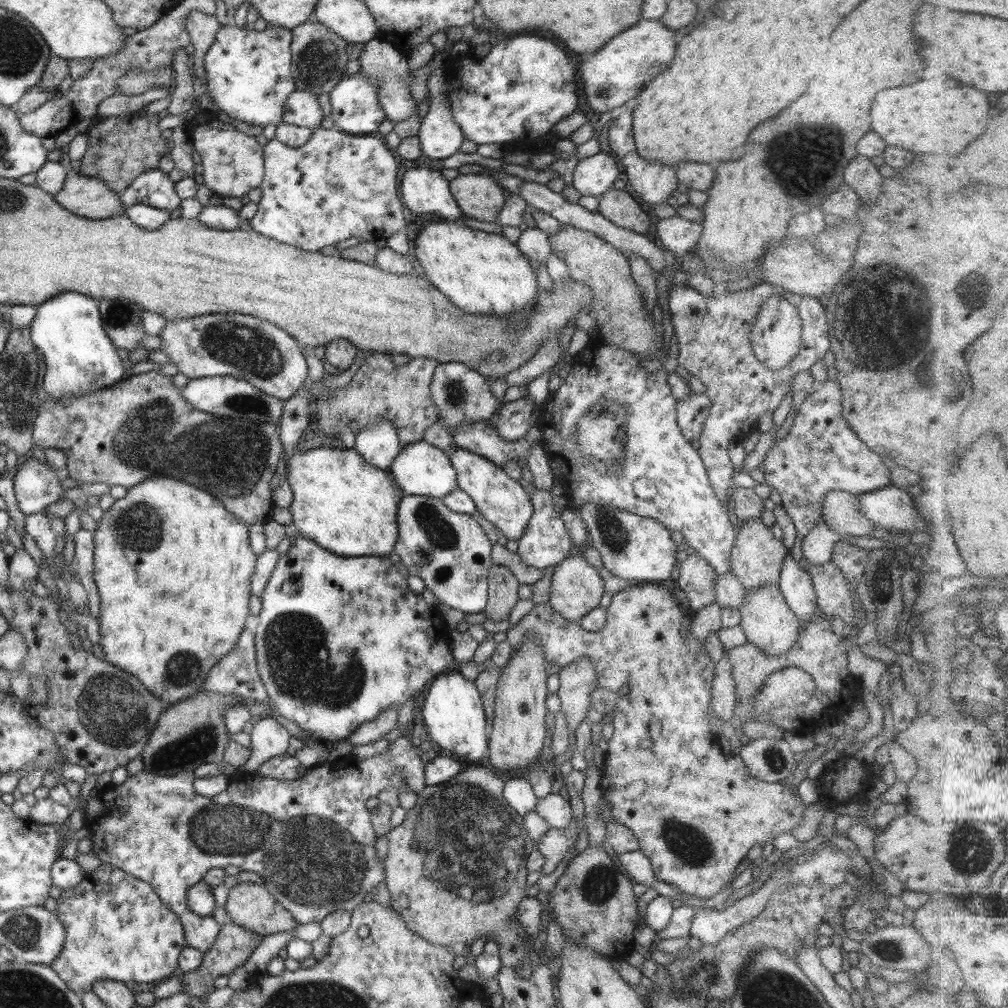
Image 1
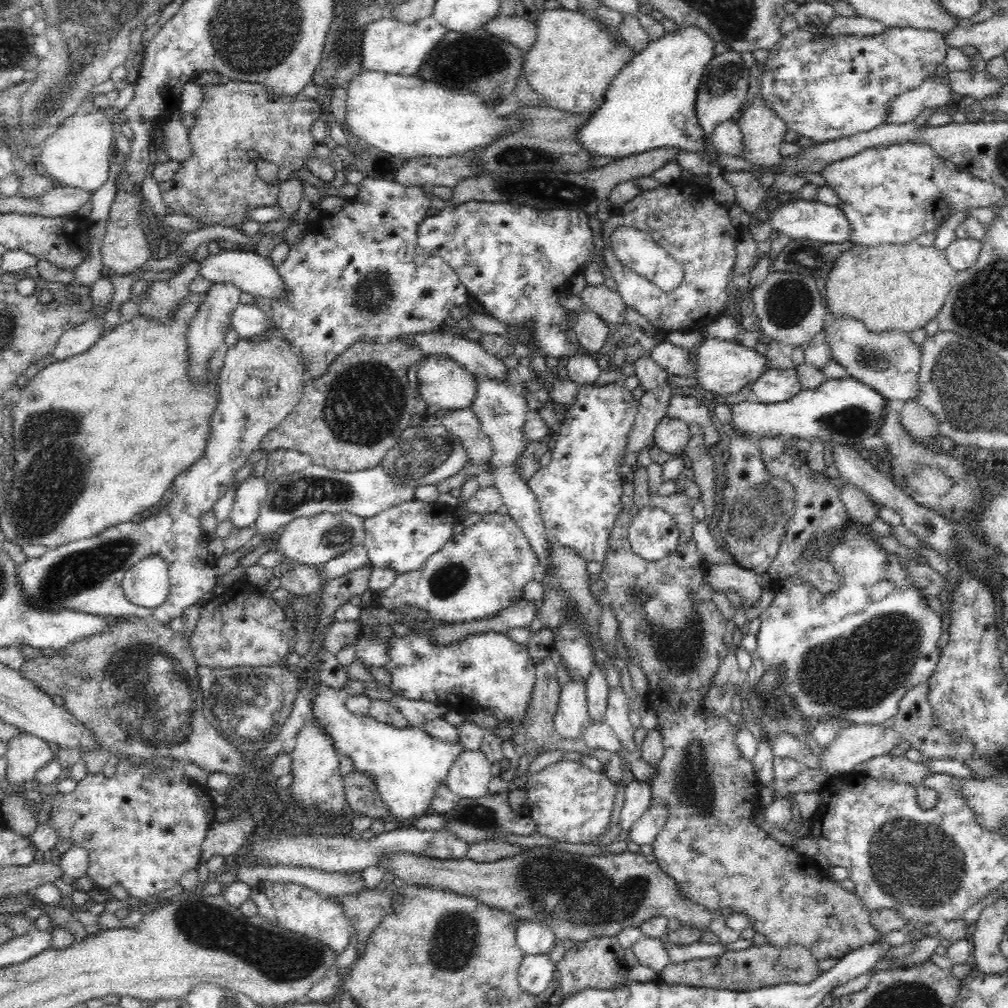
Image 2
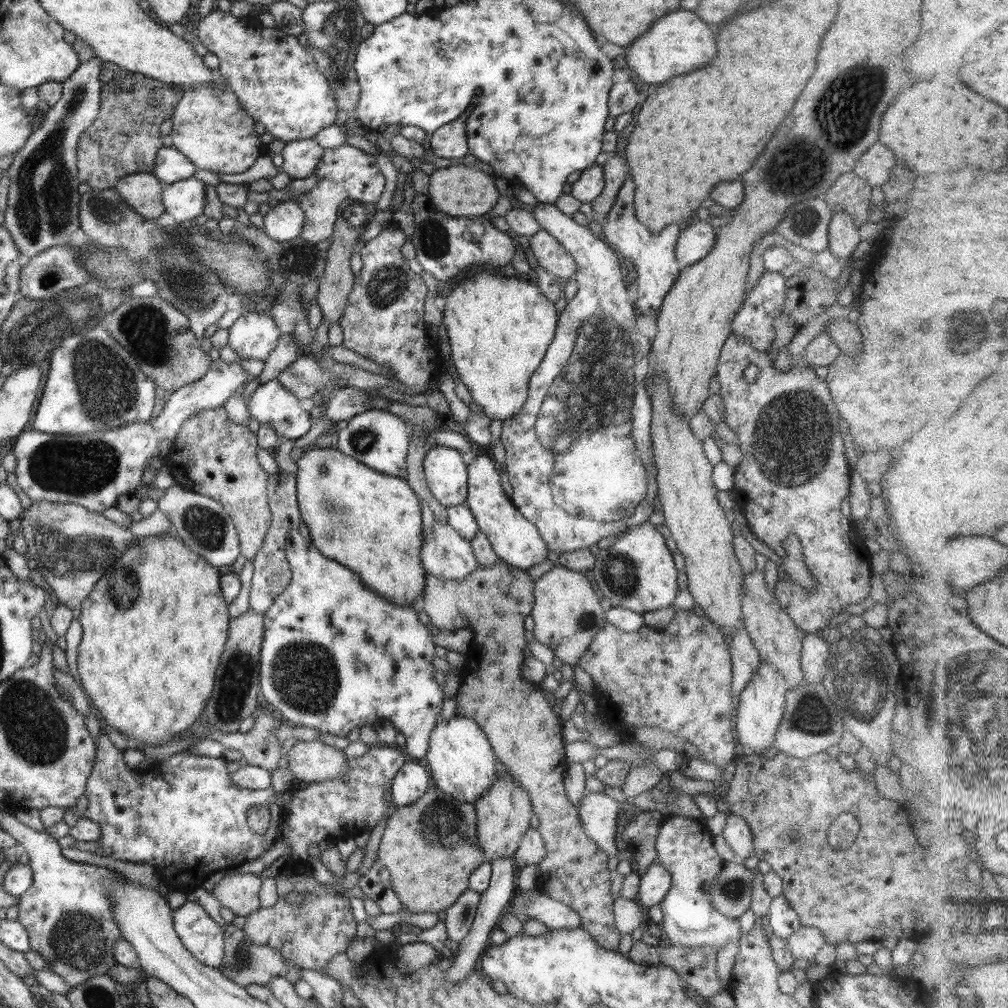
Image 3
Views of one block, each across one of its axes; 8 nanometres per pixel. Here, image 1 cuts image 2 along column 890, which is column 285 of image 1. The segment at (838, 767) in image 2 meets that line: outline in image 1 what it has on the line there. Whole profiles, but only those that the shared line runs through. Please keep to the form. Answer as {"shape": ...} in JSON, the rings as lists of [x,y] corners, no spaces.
{"shape":[[[268,714],[255,719],[253,723],[251,758],[238,769],[245,773],[256,772],[264,762],[274,756],[284,755],[291,738],[286,728]]]}

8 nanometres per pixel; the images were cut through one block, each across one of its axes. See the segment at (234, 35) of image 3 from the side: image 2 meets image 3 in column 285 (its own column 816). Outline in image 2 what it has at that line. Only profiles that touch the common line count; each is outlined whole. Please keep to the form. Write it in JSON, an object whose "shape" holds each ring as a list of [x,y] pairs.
{"shape":[[[887,28],[881,35],[832,37],[797,29],[782,35],[769,50],[763,62],[759,94],[786,123],[788,130],[794,130],[817,143],[828,142],[880,126],[888,118],[894,96],[920,86],[927,76],[934,73],[933,69],[945,60],[946,55],[944,36],[933,30]]]}

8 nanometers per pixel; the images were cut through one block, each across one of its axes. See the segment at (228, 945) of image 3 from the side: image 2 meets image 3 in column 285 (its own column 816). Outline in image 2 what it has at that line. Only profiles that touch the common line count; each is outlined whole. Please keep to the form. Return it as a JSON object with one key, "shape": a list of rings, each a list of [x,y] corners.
{"shape":[[[770,943],[752,945],[739,951],[726,951],[722,956],[696,958],[680,964],[668,964],[658,974],[657,980],[668,985],[695,986],[695,988],[714,988],[747,992],[758,988],[777,986],[777,984],[810,984],[820,974],[818,960],[810,950],[802,945],[776,947]]]}

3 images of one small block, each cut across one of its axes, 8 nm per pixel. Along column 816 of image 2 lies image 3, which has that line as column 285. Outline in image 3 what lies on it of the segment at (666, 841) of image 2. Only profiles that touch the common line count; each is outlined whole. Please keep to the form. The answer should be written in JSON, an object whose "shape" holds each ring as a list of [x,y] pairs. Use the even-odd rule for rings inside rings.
{"shape":[[[290,859],[286,862],[276,879],[277,894],[279,899],[270,907],[259,907],[246,917],[243,931],[247,939],[258,946],[268,945],[277,950],[285,960],[288,960],[294,966],[302,969],[317,970],[321,972],[325,964],[328,964],[338,953],[346,950],[346,947],[355,938],[356,920],[352,915],[352,910],[348,900],[344,900],[342,895],[336,898],[336,892],[324,885],[318,885],[316,880],[312,880],[312,872],[309,864],[304,861]],[[293,890],[303,894],[305,901],[302,905],[288,903],[283,898]]]}

